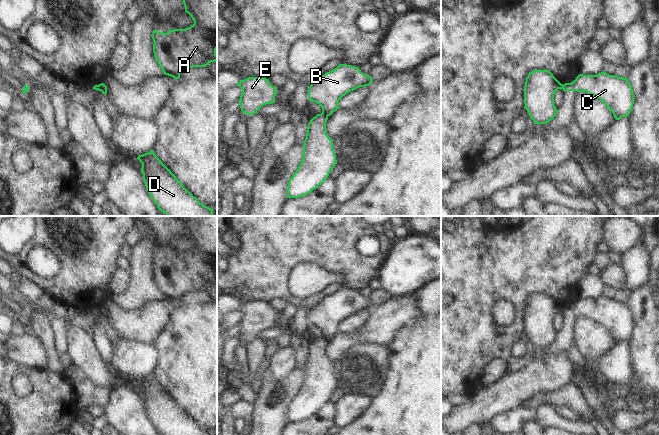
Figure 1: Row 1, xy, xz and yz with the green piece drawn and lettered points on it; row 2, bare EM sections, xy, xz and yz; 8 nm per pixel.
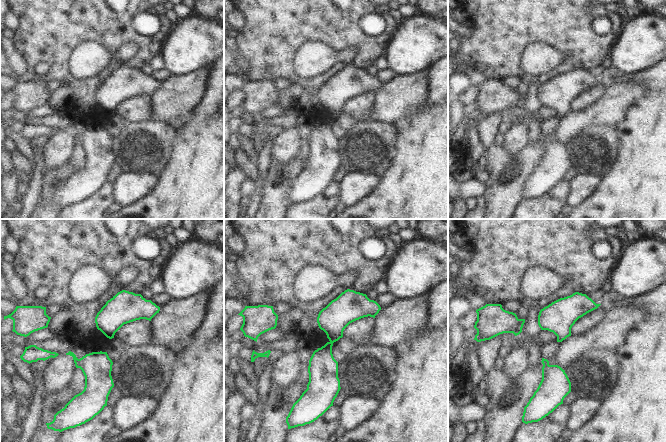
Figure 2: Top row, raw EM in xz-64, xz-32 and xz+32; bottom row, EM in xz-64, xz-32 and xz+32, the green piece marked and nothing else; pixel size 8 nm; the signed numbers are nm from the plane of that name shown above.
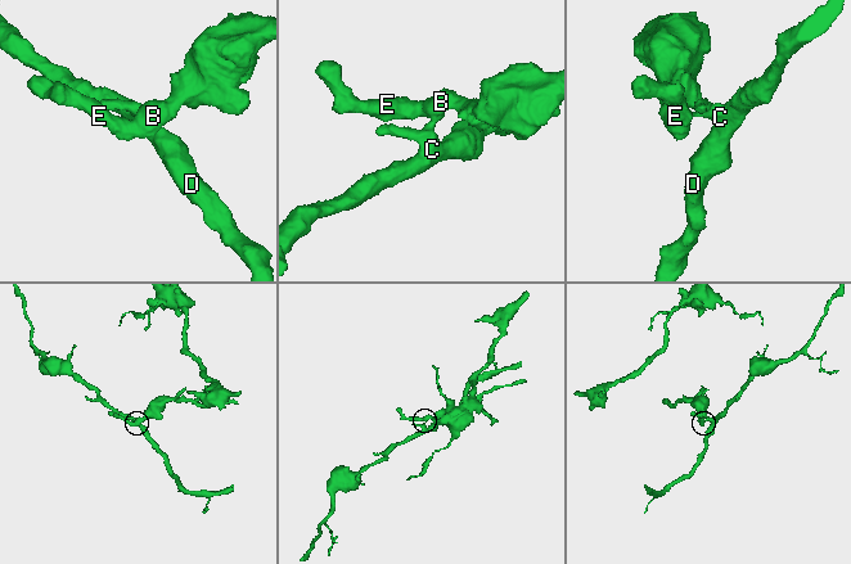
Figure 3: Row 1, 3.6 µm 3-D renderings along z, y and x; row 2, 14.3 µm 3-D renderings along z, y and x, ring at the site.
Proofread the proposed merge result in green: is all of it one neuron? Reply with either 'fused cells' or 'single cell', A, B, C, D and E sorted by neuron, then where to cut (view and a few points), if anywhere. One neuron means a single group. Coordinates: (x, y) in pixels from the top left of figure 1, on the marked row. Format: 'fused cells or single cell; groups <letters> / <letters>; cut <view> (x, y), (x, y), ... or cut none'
fused cells; groups A B E / C D; cut xz (321, 113), (327, 117)

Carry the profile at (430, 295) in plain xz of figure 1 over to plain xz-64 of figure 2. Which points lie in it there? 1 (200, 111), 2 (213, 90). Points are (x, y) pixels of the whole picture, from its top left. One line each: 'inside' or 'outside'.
1: inside
2: inside

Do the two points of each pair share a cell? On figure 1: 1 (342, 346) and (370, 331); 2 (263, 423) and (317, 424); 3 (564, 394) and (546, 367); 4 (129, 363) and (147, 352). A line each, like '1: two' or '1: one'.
1: one
2: two
3: two
4: one

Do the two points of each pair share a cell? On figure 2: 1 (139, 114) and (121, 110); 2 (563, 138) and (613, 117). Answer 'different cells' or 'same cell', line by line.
1: same cell
2: same cell

